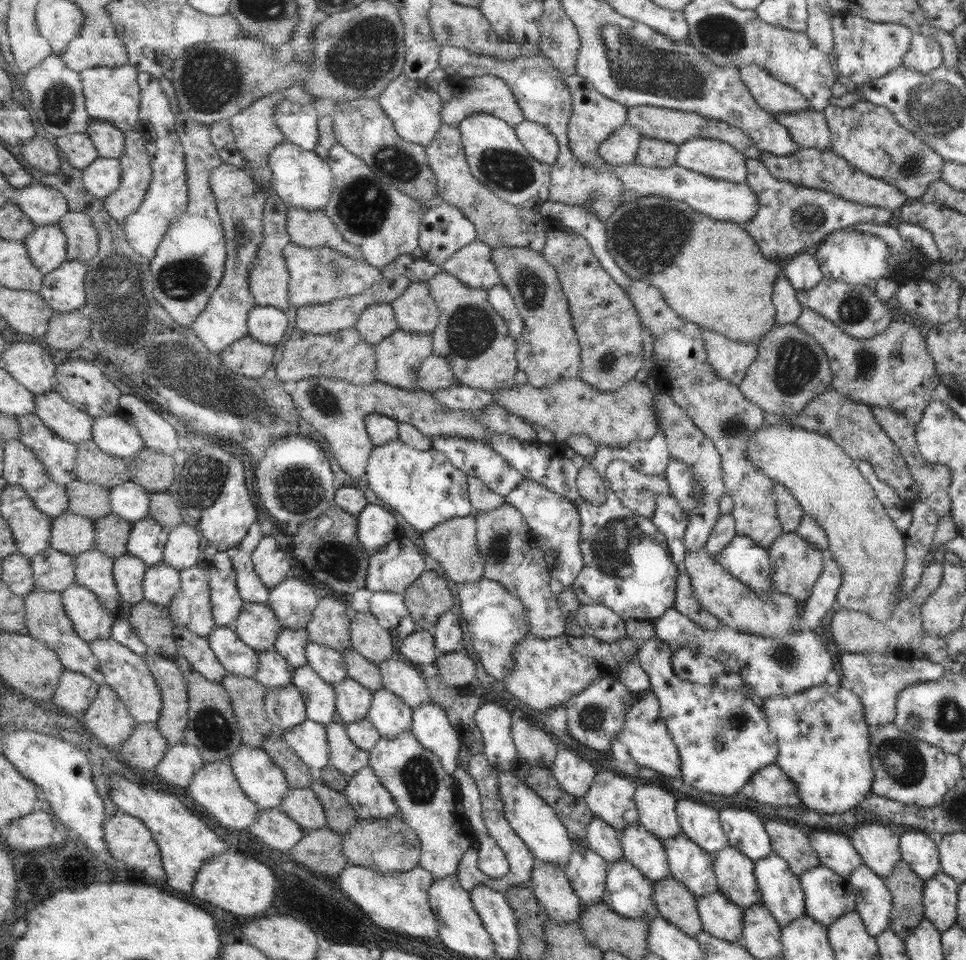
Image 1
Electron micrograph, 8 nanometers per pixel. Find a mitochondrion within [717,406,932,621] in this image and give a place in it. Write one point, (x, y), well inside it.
(892, 555)

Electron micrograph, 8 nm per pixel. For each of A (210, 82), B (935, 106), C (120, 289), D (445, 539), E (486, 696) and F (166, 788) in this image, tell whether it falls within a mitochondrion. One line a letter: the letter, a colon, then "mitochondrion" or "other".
A: mitochondrion
B: mitochondrion
C: mitochondrion
D: other
E: other
F: other

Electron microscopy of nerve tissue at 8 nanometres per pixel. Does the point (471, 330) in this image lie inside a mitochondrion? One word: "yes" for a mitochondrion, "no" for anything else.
yes

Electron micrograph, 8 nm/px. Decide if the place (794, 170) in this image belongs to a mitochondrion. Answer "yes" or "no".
no

